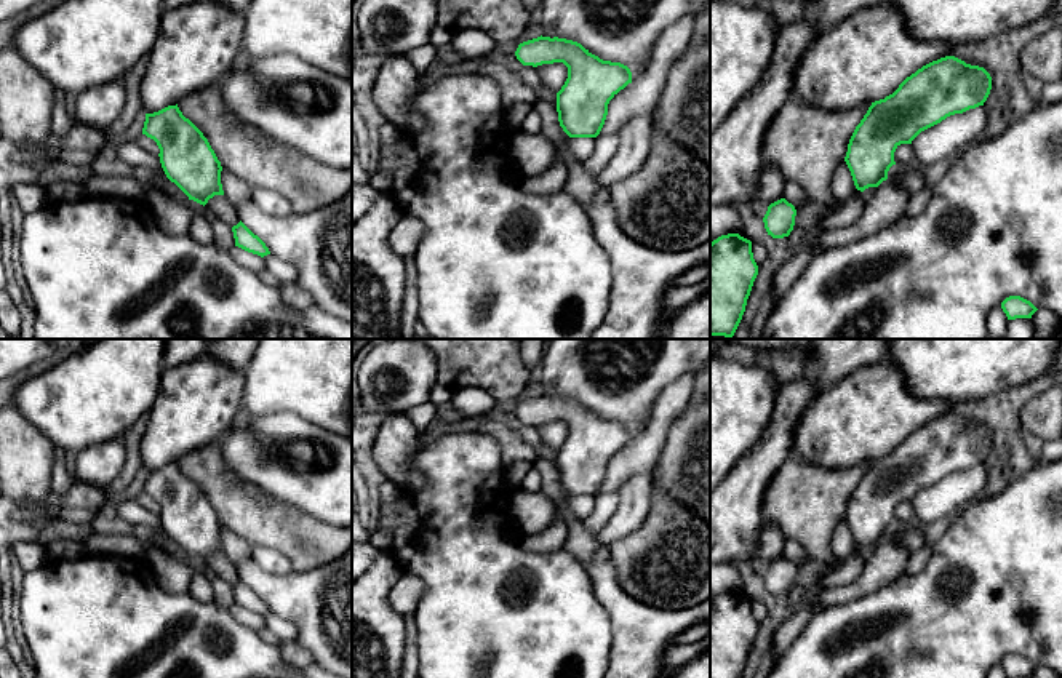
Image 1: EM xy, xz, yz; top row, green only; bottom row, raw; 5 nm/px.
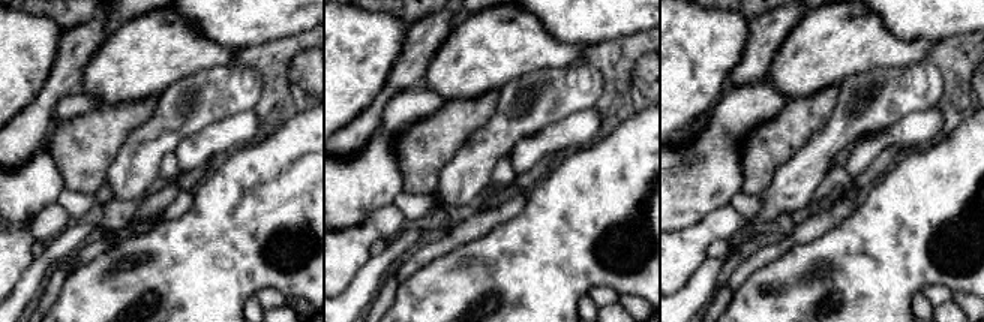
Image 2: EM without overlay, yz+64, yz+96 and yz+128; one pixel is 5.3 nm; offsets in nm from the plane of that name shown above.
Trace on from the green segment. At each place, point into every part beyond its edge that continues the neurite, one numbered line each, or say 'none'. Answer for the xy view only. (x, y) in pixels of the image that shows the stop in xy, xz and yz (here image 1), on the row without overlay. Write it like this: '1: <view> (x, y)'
none

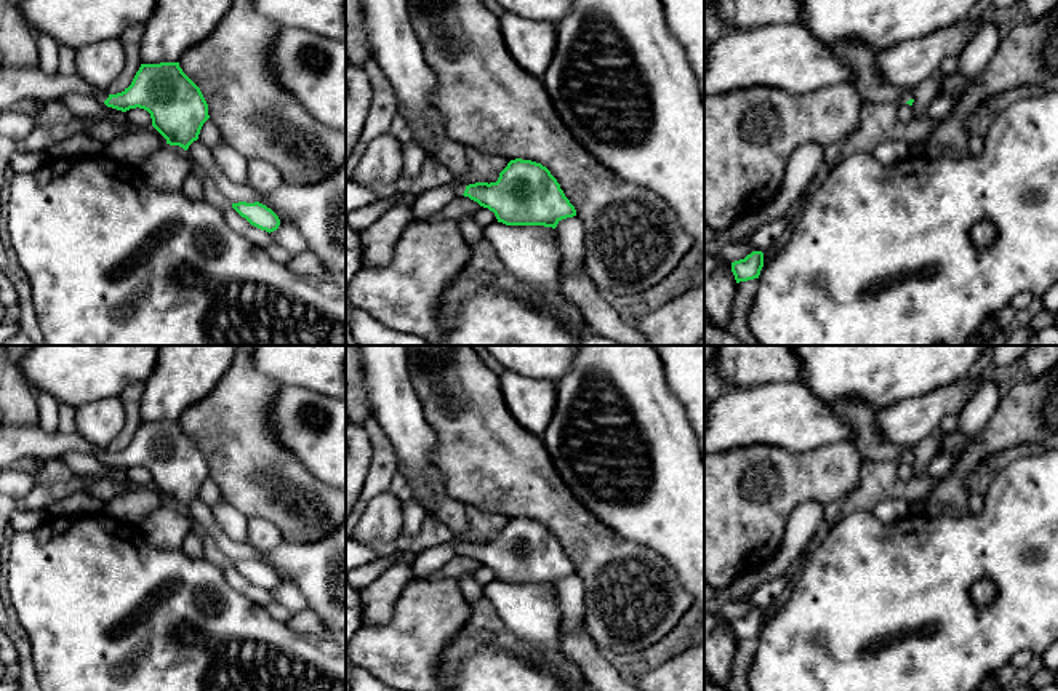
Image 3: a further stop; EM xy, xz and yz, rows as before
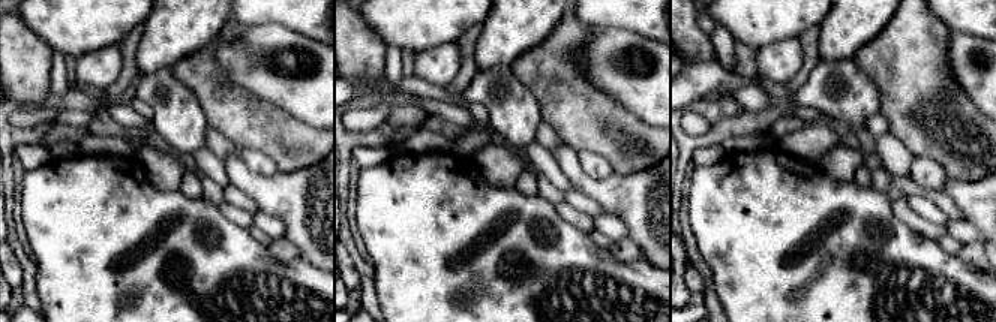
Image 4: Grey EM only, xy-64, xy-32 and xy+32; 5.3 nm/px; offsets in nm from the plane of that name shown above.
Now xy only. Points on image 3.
1: xy (32, 442)

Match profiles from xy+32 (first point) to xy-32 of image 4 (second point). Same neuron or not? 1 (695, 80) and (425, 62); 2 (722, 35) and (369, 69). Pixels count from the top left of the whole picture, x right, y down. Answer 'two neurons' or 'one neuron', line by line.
1: two neurons
2: two neurons

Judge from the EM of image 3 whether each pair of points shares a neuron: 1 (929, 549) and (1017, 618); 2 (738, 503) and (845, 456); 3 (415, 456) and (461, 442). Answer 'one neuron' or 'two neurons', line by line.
1: one neuron
2: one neuron
3: two neurons

